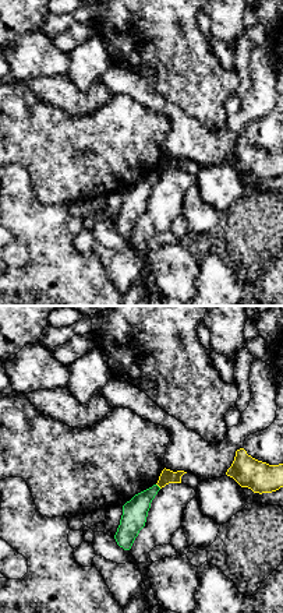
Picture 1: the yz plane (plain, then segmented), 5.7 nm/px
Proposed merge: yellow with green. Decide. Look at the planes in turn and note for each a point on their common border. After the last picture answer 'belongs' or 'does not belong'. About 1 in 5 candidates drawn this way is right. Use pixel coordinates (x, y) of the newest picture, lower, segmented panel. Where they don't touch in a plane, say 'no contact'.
contact (159, 486)

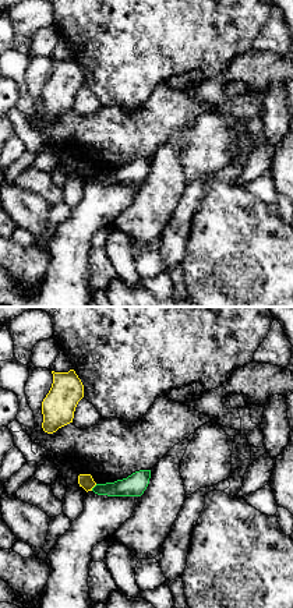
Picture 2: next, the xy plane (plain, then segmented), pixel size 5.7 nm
contact (94, 485)

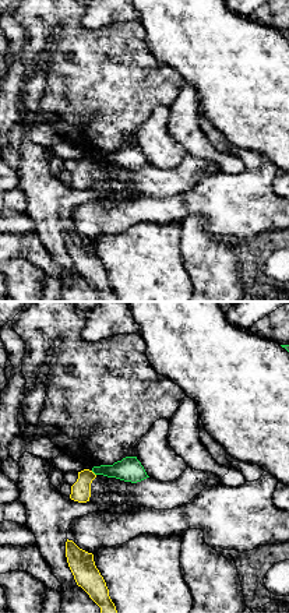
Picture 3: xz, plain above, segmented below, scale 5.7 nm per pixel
contact (94, 474)

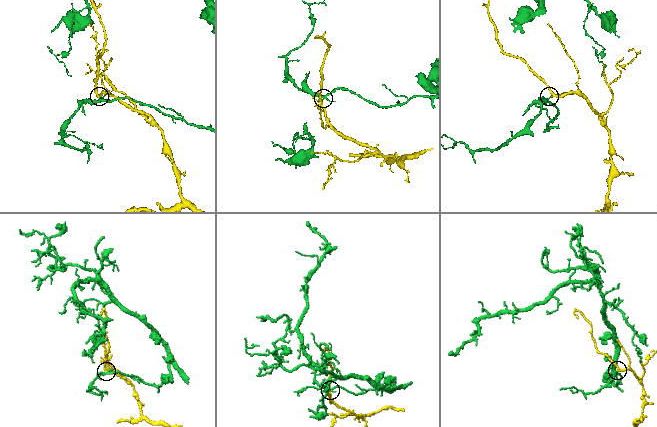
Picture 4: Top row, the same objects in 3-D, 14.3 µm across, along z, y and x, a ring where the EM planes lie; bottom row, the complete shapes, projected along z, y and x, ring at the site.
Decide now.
does not belong

